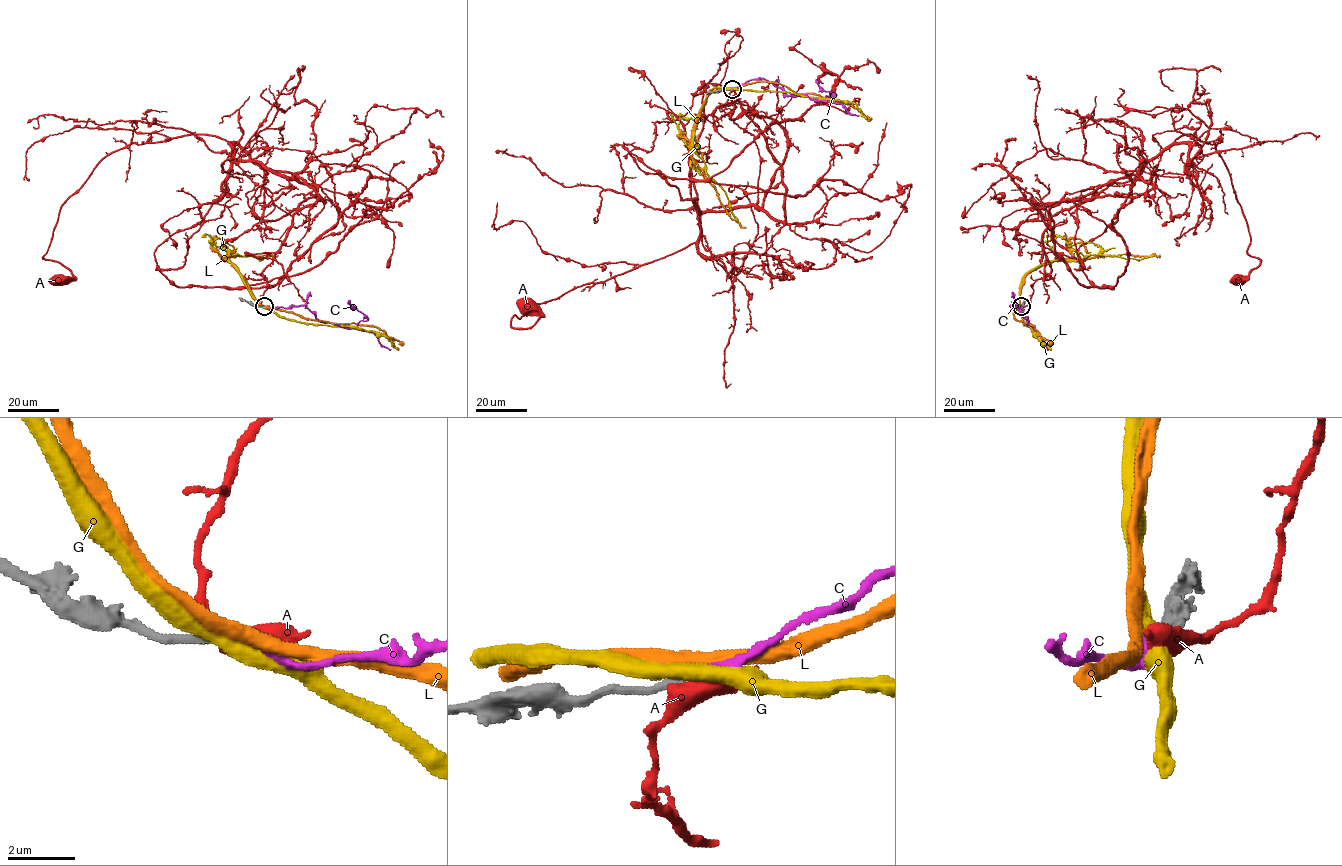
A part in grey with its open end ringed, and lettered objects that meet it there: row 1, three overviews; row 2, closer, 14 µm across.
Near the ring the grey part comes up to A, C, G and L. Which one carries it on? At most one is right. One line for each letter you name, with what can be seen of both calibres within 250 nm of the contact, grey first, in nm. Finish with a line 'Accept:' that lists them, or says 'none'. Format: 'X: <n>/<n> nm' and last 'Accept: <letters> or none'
C: 240/200 nm
Accept: C

